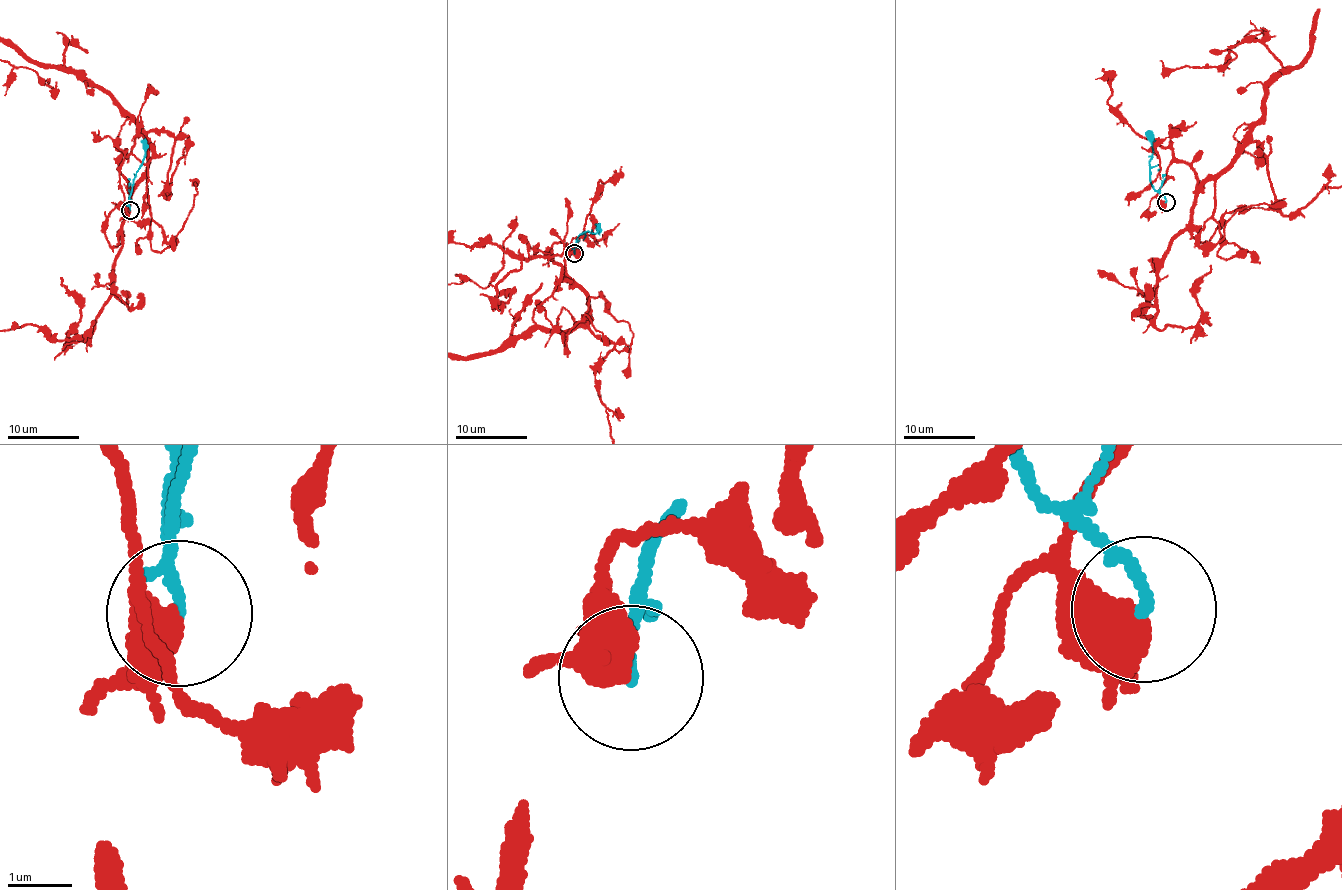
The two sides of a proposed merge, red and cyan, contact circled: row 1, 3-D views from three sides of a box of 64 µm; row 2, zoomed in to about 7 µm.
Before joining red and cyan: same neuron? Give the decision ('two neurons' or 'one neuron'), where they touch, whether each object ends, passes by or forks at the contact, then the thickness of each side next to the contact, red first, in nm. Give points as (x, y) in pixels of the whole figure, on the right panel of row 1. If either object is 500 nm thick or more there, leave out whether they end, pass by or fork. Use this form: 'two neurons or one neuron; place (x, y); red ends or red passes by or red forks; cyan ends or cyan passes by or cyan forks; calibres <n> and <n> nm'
two neurons; place (1166, 202); calibres 600 and 180 nm

